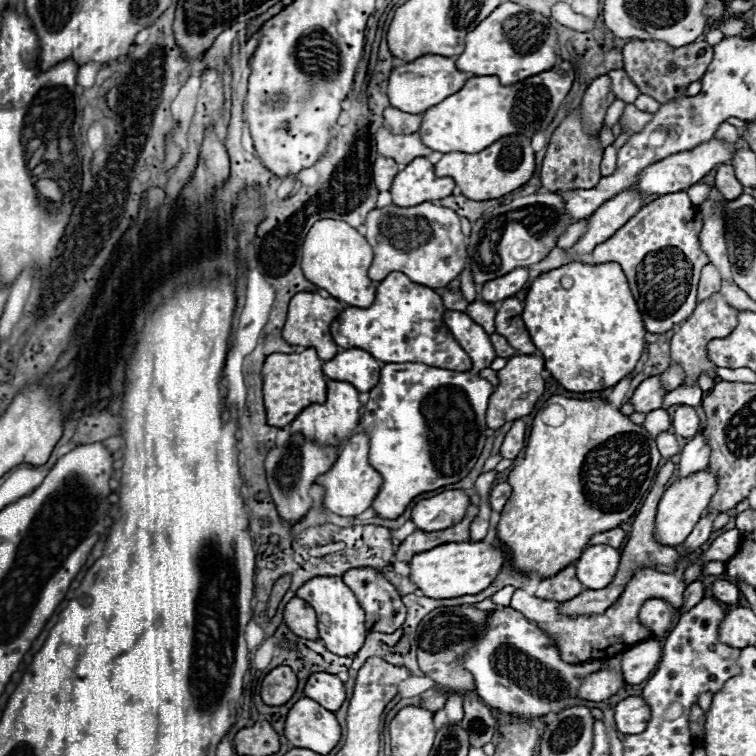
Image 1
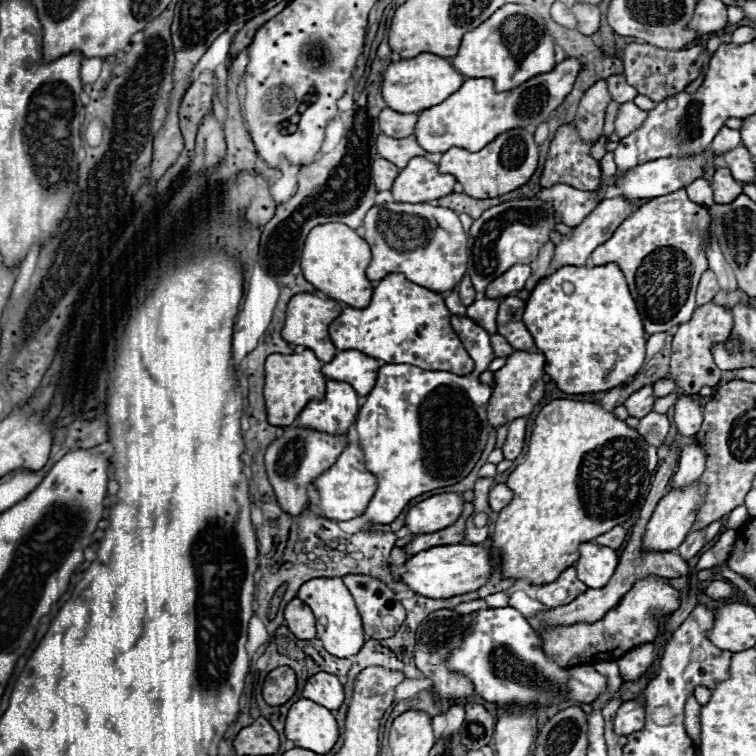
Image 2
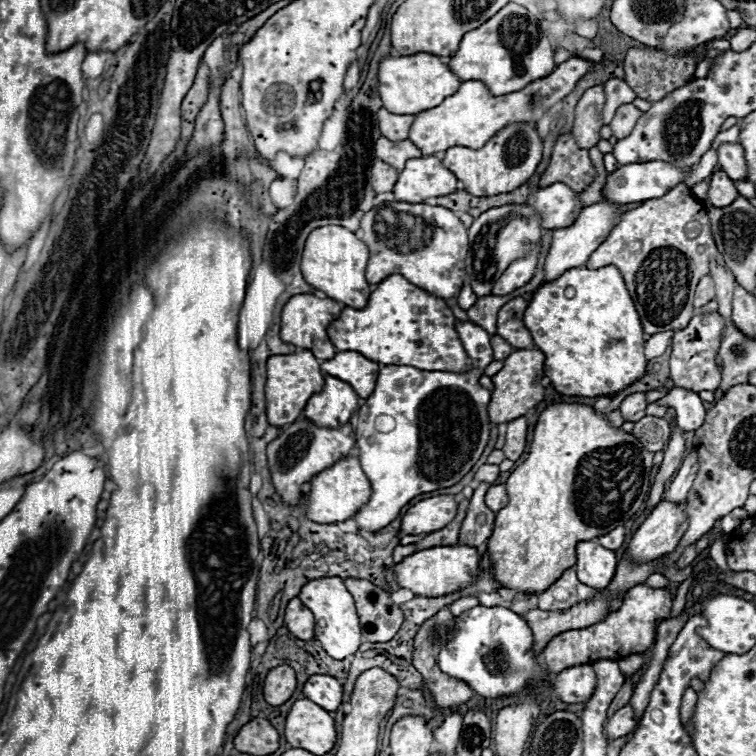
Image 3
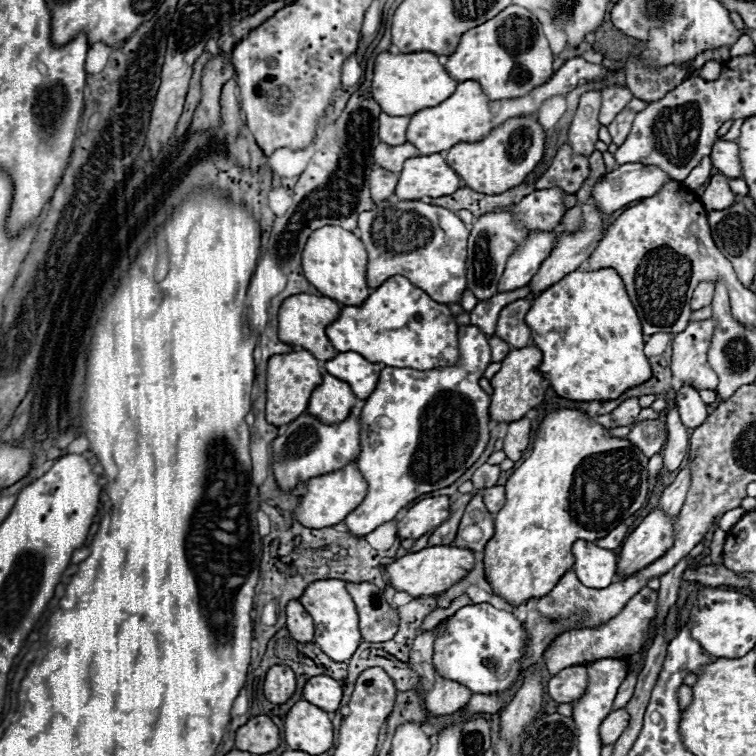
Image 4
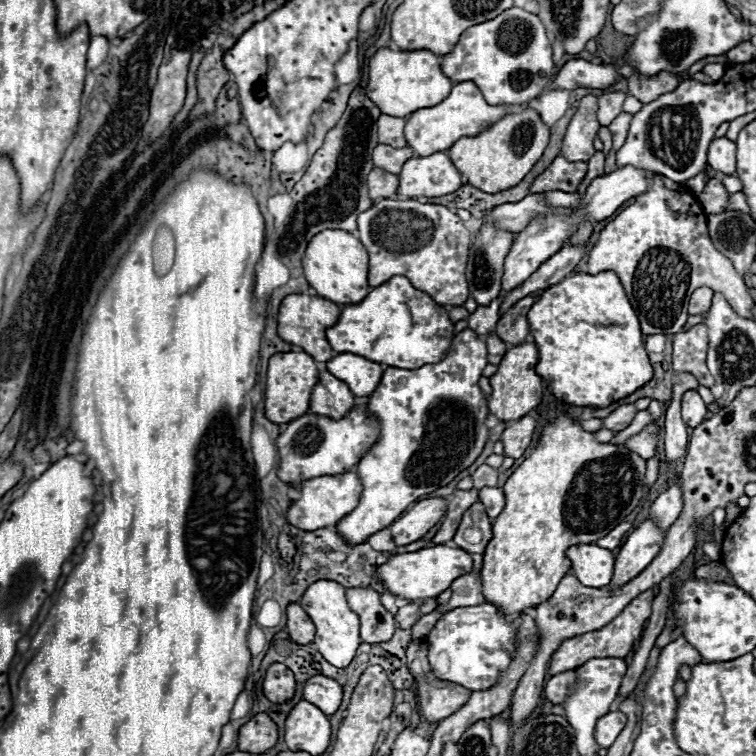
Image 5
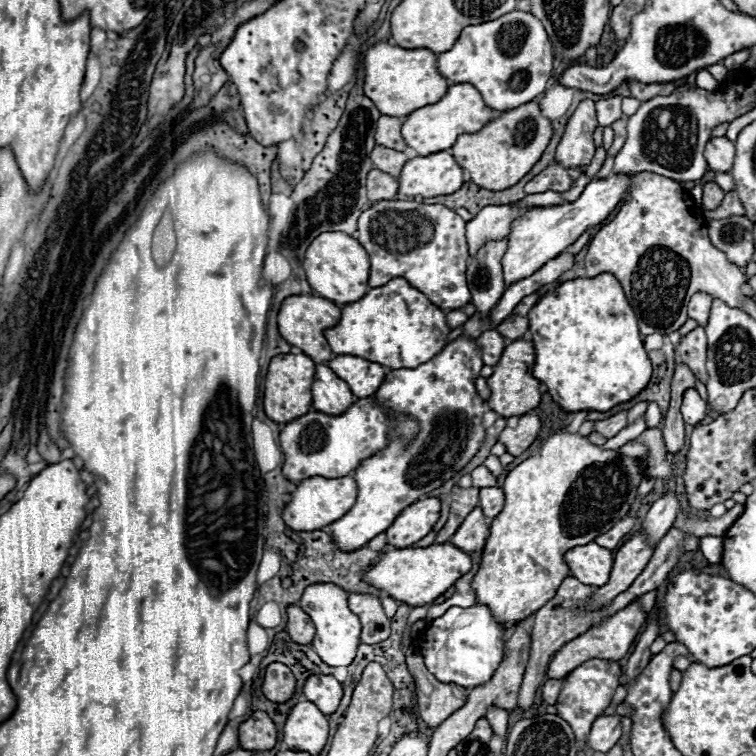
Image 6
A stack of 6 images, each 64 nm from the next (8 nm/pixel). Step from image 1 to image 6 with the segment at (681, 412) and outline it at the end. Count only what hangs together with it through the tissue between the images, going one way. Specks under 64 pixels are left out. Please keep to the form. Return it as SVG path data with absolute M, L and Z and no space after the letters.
M694 388L686 390L684 400L682 400L682 408L680 408L684 422L696 426L706 416L706 410L708 410L708 404L698 396L698 392Z

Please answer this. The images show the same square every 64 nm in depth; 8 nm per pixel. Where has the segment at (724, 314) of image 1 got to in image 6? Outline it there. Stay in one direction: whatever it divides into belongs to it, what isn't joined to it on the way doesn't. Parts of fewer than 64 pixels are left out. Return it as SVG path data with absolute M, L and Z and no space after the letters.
M694 328L690 334L686 334L680 344L676 346L676 362L684 362L690 366L690 370L696 374L700 382L706 382L706 334L704 328Z

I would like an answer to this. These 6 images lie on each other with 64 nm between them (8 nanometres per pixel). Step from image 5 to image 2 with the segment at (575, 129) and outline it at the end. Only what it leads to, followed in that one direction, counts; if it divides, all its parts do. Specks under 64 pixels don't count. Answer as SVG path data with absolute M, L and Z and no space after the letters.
M604 80L596 82L594 86L590 86L584 92L584 96L578 104L576 120L574 120L574 126L576 126L576 130L584 142L594 144L602 136L604 114L606 114L608 104L610 104L610 94L606 90Z

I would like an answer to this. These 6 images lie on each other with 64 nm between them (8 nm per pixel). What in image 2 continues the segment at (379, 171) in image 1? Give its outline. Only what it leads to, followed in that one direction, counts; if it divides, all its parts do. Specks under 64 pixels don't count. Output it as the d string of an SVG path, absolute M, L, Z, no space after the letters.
M378 158L372 166L372 180L378 190L390 190L398 174L400 174L400 168L396 168L392 162L384 158Z

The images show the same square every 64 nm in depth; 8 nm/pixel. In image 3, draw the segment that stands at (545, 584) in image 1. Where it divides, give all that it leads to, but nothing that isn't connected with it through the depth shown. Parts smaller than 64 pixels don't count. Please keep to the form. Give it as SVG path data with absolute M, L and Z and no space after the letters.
M570 568L546 592L538 594L538 608L548 610L548 612L560 612L560 610L568 610L580 602L588 602L588 600L596 598L598 594L600 594L600 590L582 586L582 582L578 582L574 570Z

